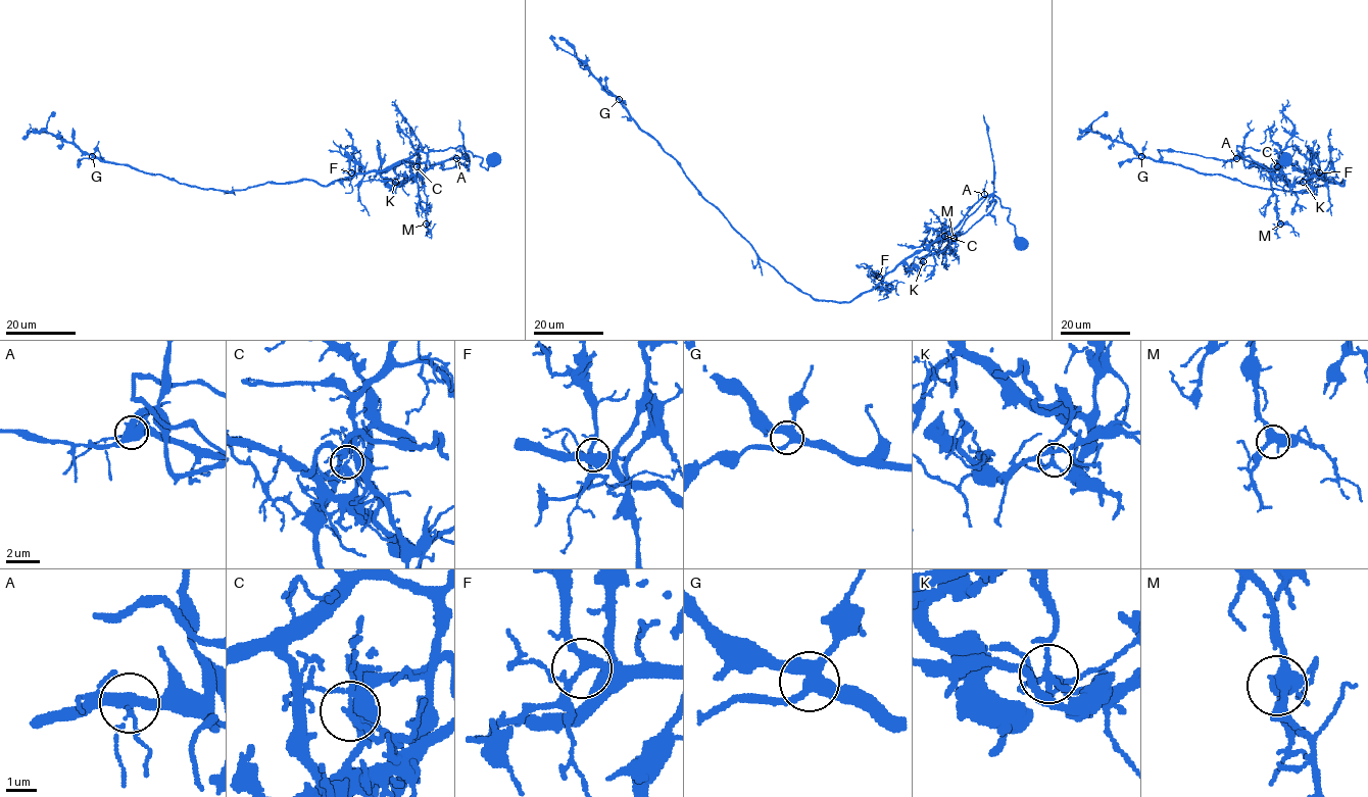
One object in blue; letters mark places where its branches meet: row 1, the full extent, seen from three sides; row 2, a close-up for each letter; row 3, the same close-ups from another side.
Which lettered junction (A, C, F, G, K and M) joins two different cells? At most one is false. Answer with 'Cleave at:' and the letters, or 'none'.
Cleave at: C

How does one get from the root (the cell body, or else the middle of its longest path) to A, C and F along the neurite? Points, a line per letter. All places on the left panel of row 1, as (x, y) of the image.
A: (494, 160), (487, 170), (482, 158), (461, 146), (448, 147), (431, 151), (419, 176), (456, 158)
C: (494, 160), (497, 161), (487, 170), (481, 164), (482, 158), (456, 146), (417, 151), (409, 158), (417, 166)
F: (494, 160), (497, 161), (487, 170), (481, 164), (482, 158), (456, 146), (416, 151), (383, 170), (351, 172)

